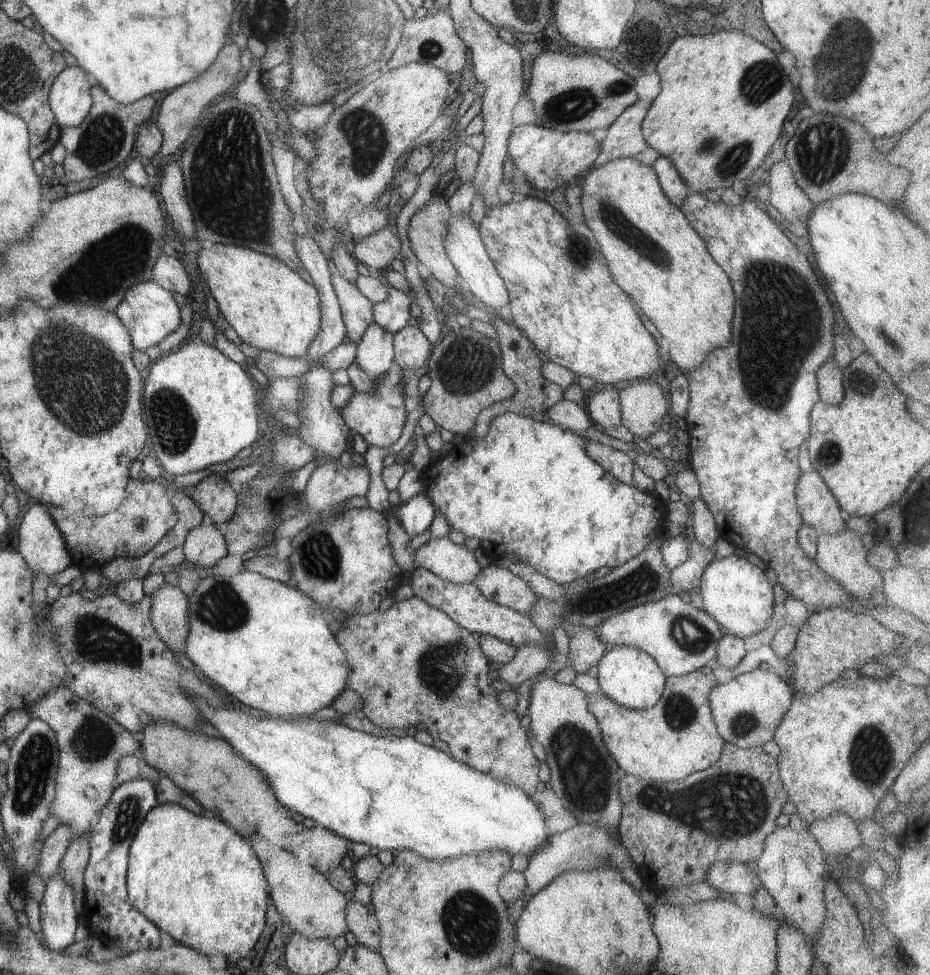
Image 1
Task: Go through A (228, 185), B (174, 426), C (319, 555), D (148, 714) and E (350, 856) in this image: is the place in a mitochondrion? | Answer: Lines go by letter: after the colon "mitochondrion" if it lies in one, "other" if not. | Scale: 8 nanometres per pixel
A: mitochondrion
B: mitochondrion
C: mitochondrion
D: other
E: other

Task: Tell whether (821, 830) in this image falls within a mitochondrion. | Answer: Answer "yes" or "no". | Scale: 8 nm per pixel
no

